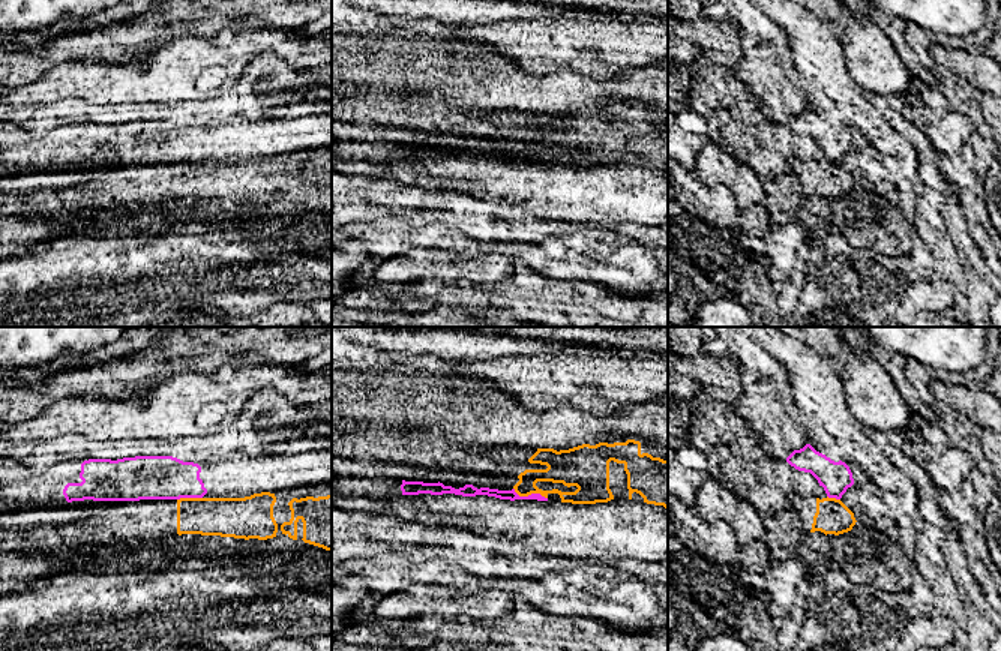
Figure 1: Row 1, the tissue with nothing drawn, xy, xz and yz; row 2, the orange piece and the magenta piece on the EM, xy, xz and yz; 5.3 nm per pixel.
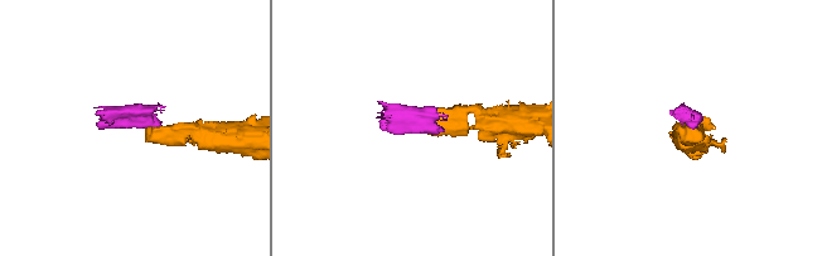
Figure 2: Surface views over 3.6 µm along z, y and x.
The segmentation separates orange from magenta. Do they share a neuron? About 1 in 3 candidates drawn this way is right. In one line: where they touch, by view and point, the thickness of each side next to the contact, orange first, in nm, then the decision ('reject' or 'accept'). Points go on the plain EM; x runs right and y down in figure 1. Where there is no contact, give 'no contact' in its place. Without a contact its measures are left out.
meets orange in xz at (530, 158); 190 nm thick on the orange side, 60 nm on the other; reject

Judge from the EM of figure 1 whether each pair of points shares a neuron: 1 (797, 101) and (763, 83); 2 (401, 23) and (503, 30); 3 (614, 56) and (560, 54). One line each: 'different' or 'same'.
1: same
2: different
3: same

